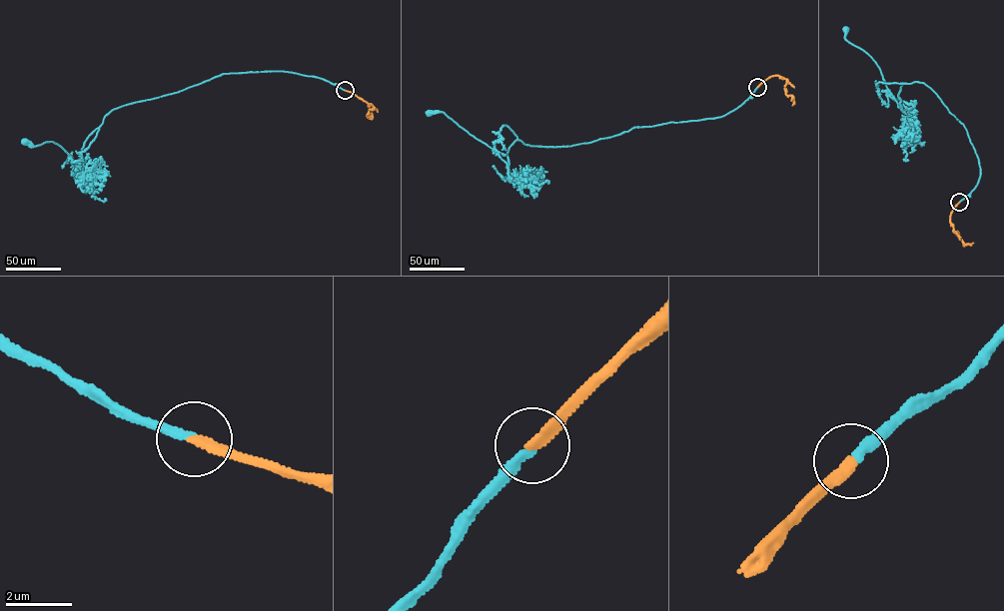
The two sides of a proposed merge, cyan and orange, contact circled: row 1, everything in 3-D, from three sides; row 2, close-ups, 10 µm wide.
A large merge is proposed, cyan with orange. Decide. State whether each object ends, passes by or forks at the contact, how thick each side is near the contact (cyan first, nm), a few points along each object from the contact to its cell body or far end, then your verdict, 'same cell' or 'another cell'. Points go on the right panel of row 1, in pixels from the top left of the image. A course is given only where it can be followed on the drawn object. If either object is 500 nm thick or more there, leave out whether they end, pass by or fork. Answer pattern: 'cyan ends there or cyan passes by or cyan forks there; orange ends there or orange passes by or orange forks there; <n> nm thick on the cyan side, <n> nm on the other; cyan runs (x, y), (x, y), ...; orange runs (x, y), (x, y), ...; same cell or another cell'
cyan ends there; orange ends there; 260 nm thick on the cyan side, 280 nm on the other; cyan runs (960, 202), (980, 174), (963, 124), (922, 83), (903, 83), (902, 109), (875, 62), (845, 39), (845, 30); orange runs (959, 202), (952, 212), (950, 223), (964, 245), (973, 243); same cell

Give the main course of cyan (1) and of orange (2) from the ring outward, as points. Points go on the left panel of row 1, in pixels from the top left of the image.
1: (345, 90), (281, 71), (222, 74), (111, 110), (85, 142), (75, 166), (55, 143), (31, 147), (24, 142)
2: (346, 90), (373, 106), (367, 116), (373, 117), (369, 112)

